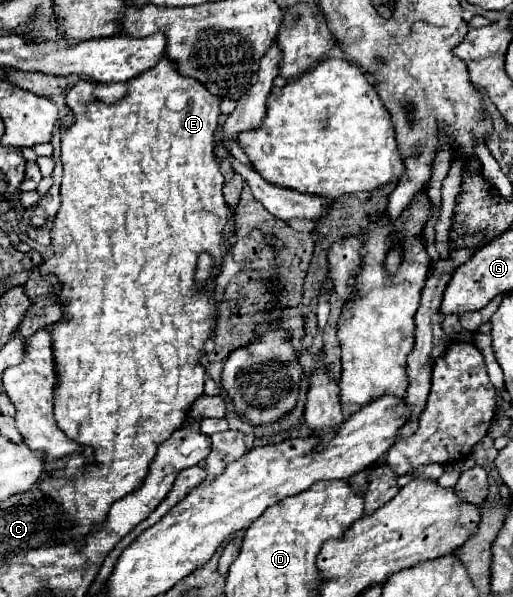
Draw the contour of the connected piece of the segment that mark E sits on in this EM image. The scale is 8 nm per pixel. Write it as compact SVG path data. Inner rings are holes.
M162 58L158 66L152 70L136 76L134 80L128 82L130 92L124 100L106 106L102 102L94 102L92 92L94 92L92 82L80 80L66 92L66 102L72 108L72 114L76 122L70 128L62 128L62 166L64 166L64 178L60 186L60 196L62 196L62 206L56 214L54 228L52 228L52 250L54 254L44 260L40 266L40 272L46 274L56 274L58 282L62 284L58 298L64 304L64 316L54 324L52 330L52 350L54 350L54 366L56 366L56 390L54 390L54 414L56 414L56 424L66 432L68 438L76 440L82 448L92 448L94 458L86 460L82 452L64 456L64 460L58 460L56 464L50 466L50 478L42 480L40 492L56 502L64 514L66 522L62 524L64 532L56 536L56 542L74 542L76 540L76 550L84 546L84 538L98 530L98 526L106 520L108 508L120 500L124 494L134 492L134 488L140 488L140 482L144 482L144 476L148 474L148 466L156 456L158 446L172 436L174 430L178 430L184 420L188 418L188 408L194 404L200 394L204 394L204 382L206 382L206 370L200 366L200 356L204 352L204 342L214 334L216 328L216 278L222 272L222 260L226 256L226 236L224 236L224 226L228 222L228 212L230 208L224 202L222 196L222 186L224 186L224 176L220 174L218 160L214 158L214 132L218 128L218 118L220 118L220 98L210 94L200 82L194 78L184 78L176 72L176 64L172 64L168 58ZM200 252L208 252L212 260L216 260L216 276L212 276L212 284L208 288L196 288L196 260Z

